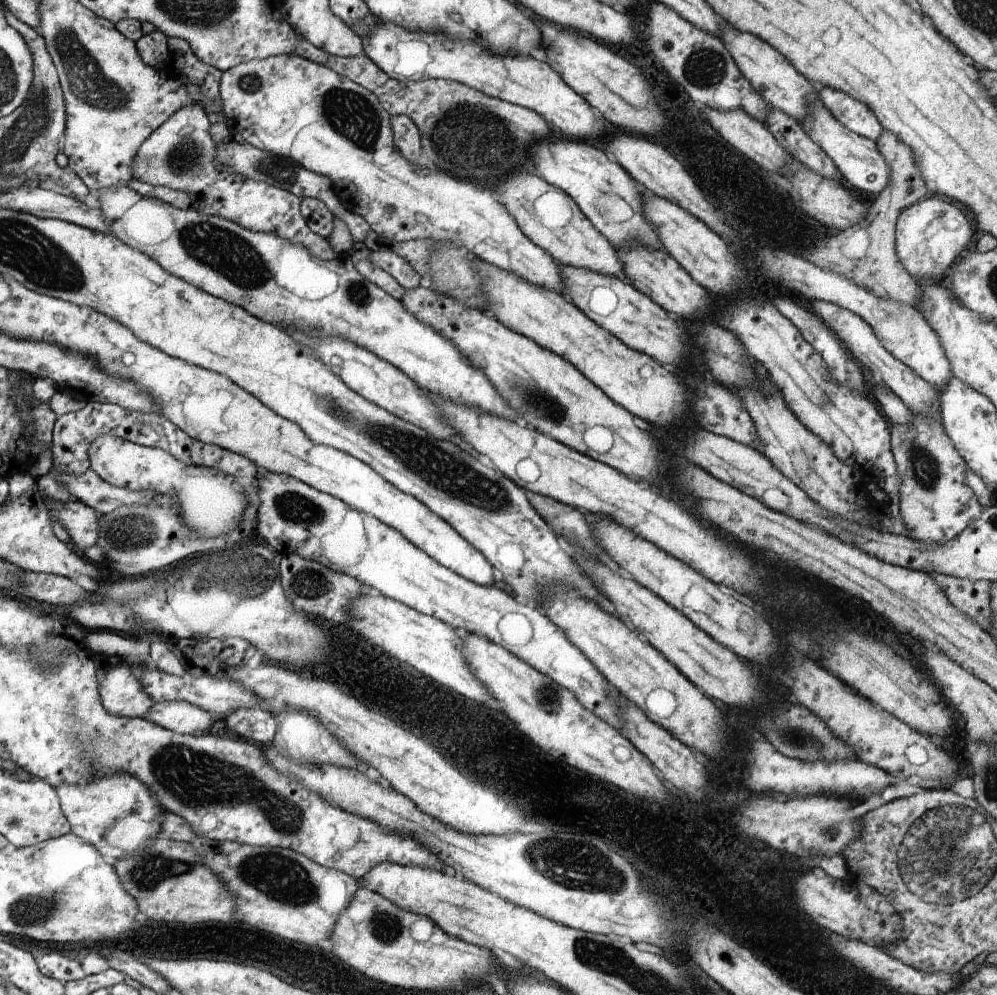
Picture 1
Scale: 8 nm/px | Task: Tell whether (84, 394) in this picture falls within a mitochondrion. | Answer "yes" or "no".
no

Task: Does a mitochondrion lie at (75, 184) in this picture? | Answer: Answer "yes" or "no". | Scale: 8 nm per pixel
no

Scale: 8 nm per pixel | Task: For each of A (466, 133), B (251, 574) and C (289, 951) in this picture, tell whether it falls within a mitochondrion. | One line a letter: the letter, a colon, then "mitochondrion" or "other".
A: mitochondrion
B: mitochondrion
C: other

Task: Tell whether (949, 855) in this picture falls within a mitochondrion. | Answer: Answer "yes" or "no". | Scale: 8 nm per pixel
yes

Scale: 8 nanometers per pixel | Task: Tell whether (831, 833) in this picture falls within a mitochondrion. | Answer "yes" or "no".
yes

